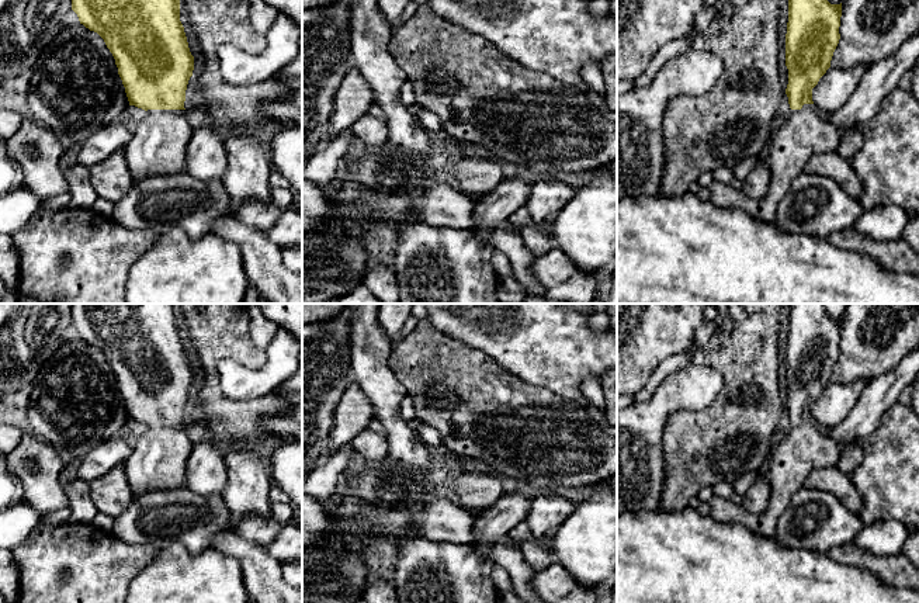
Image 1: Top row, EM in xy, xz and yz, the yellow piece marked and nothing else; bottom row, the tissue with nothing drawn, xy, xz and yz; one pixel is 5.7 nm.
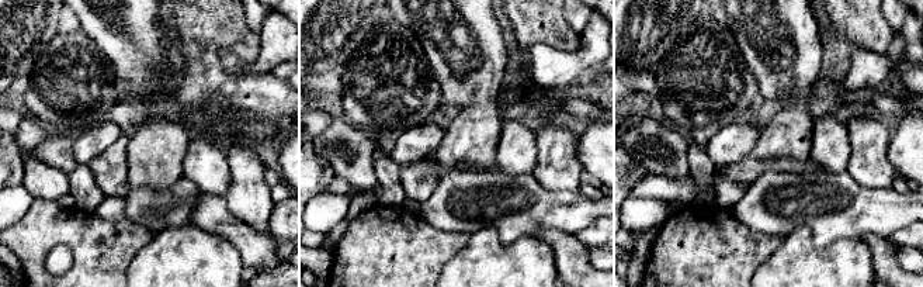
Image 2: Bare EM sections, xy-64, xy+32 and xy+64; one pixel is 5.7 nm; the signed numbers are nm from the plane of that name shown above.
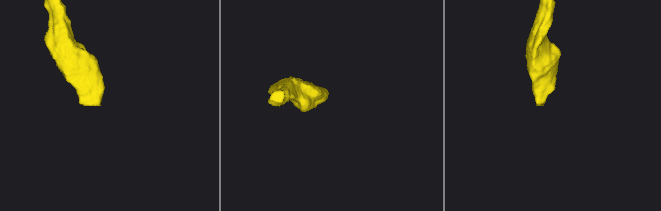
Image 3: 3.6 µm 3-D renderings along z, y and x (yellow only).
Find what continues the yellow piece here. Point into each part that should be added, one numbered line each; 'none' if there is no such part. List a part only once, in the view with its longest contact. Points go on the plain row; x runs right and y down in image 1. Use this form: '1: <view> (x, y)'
1: xy (159, 457)

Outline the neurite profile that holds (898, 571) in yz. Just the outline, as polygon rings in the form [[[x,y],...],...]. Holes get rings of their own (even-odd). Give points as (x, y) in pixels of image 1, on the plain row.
[[[853,541],[830,548],[826,555],[840,564],[861,568],[885,585],[919,590],[919,569],[902,552],[875,557]]]

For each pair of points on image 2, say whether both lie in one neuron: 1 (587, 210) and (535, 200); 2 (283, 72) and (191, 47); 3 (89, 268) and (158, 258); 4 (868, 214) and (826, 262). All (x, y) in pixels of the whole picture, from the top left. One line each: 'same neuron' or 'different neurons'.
1: same neuron
2: different neurons
3: different neurons
4: different neurons

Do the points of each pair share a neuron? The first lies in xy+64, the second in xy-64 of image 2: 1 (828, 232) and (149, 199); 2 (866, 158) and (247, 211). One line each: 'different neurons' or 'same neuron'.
1: same neuron
2: same neuron

